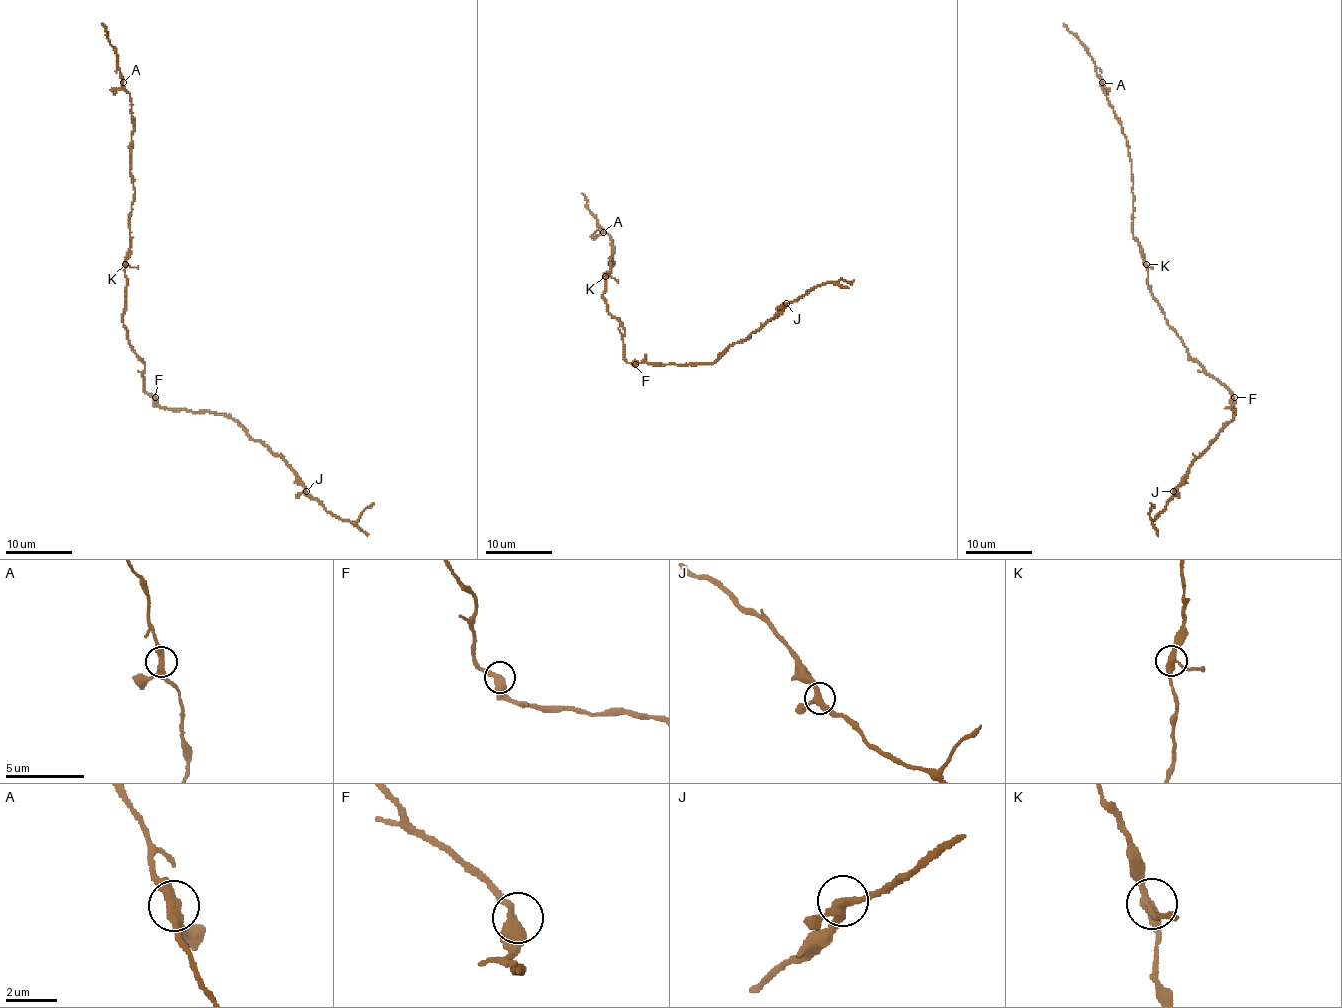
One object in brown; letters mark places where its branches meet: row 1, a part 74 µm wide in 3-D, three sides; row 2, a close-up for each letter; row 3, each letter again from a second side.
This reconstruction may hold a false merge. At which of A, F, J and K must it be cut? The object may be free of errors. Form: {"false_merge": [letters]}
{"false_merge": []}

